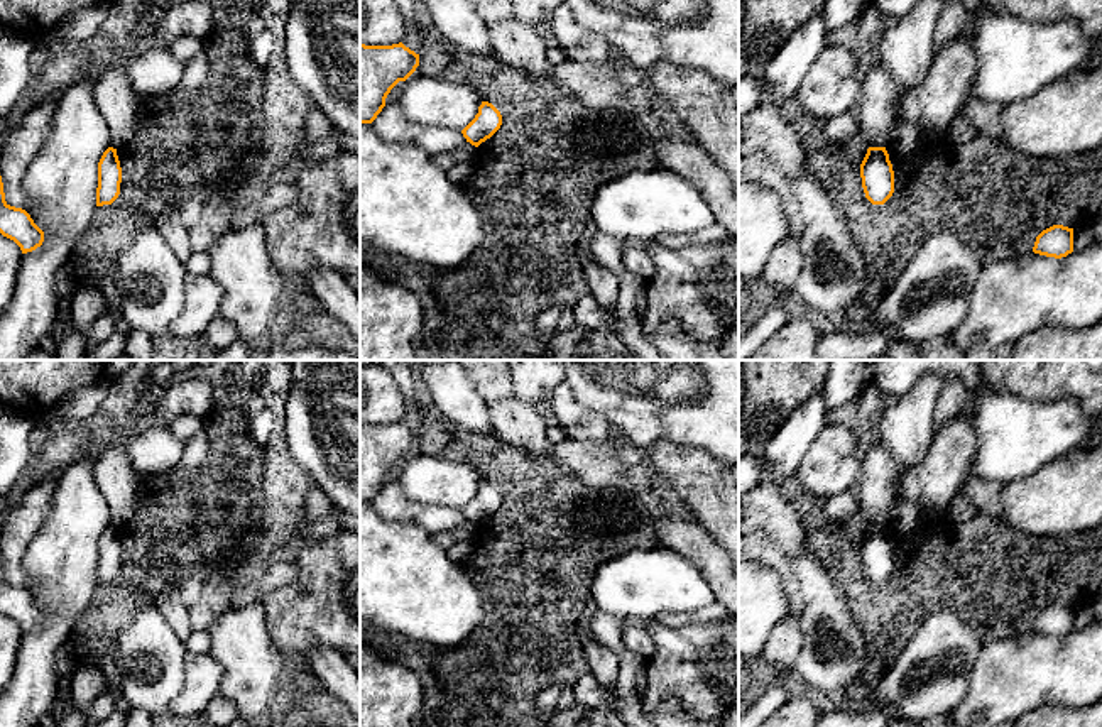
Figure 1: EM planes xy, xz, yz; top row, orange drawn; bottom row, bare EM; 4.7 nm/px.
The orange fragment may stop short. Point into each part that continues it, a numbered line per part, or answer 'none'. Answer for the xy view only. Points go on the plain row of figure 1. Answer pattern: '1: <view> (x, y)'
none

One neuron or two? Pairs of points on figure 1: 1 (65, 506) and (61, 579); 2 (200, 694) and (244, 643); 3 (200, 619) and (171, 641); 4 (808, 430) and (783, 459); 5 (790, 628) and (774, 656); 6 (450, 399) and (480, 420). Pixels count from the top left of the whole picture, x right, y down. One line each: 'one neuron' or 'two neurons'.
1: one neuron
2: two neurons
3: two neurons
4: one neuron
5: one neuron
6: one neuron

